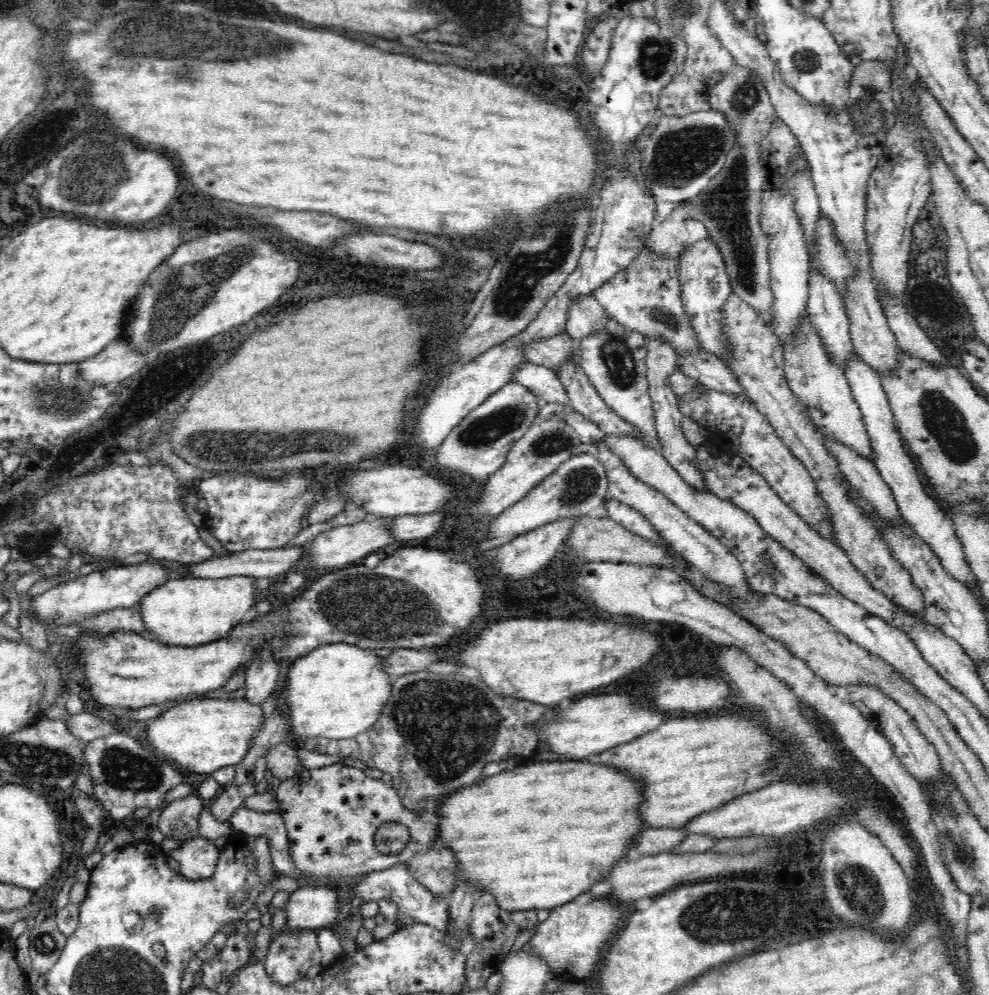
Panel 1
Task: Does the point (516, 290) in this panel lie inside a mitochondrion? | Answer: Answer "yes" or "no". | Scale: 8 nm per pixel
yes

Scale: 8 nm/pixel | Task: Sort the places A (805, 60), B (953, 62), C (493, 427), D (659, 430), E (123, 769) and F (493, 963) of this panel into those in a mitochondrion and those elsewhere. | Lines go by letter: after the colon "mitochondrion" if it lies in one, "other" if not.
A: mitochondrion
B: other
C: mitochondrion
D: other
E: mitochondrion
F: other

